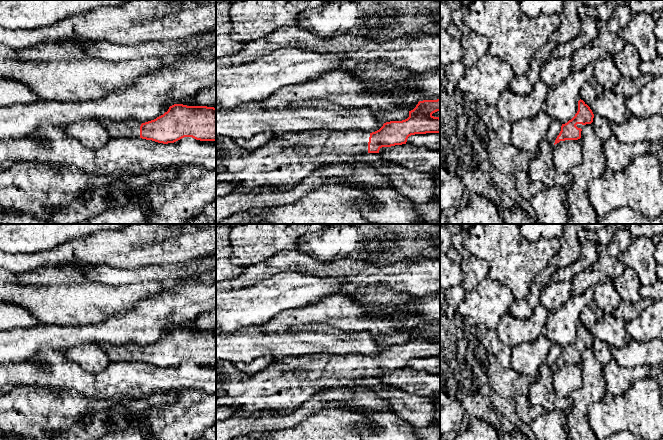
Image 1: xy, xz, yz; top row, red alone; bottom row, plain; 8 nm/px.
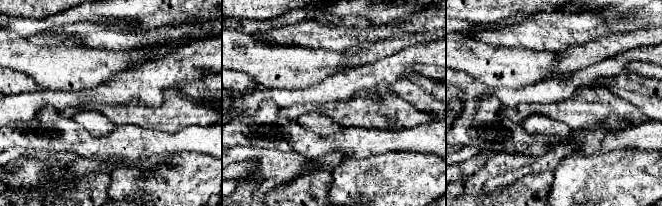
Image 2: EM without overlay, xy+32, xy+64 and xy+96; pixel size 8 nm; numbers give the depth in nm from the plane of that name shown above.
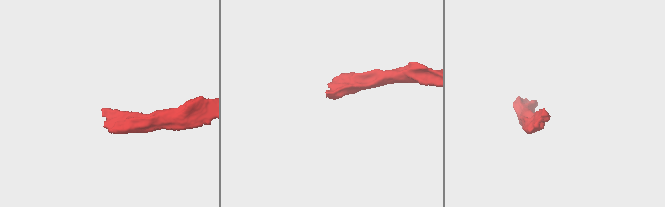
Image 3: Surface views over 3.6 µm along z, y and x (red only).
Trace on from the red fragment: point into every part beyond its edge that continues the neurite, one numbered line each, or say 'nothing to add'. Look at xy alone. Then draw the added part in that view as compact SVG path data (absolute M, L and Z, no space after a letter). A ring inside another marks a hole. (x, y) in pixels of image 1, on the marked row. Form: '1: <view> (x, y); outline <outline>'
1: xy (114, 129); outline M125 121L121 123L116 122L100 122L108 131L110 137L118 137L123 134L130 134L133 137L140 138L141 122Z

